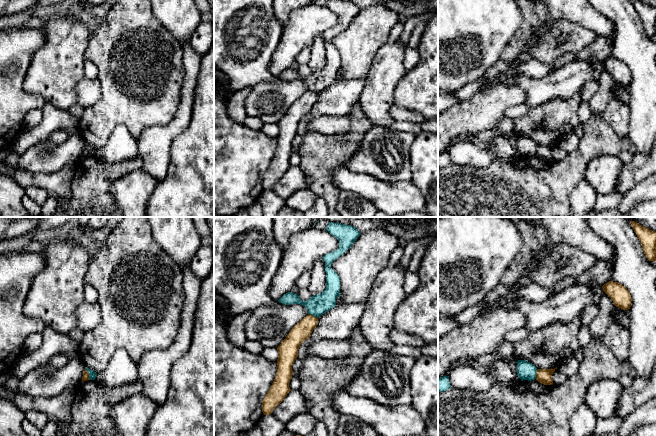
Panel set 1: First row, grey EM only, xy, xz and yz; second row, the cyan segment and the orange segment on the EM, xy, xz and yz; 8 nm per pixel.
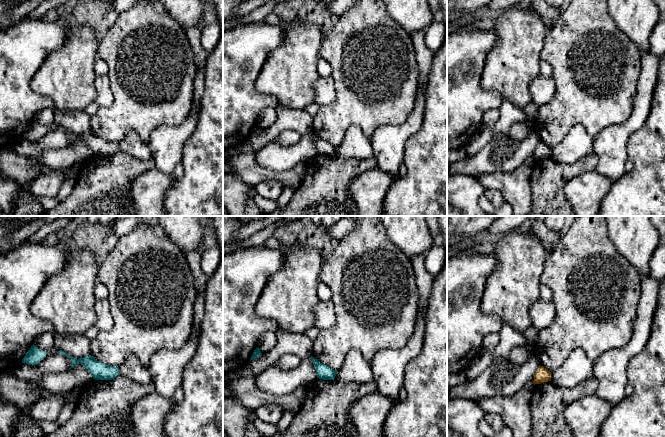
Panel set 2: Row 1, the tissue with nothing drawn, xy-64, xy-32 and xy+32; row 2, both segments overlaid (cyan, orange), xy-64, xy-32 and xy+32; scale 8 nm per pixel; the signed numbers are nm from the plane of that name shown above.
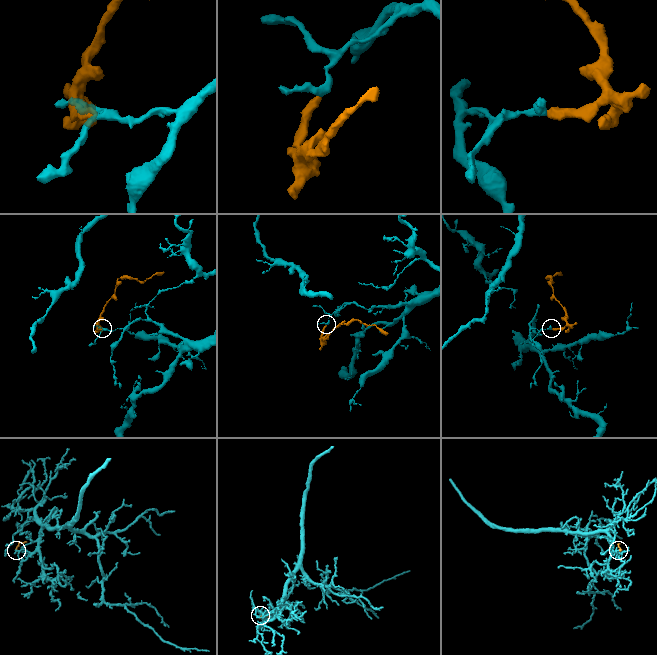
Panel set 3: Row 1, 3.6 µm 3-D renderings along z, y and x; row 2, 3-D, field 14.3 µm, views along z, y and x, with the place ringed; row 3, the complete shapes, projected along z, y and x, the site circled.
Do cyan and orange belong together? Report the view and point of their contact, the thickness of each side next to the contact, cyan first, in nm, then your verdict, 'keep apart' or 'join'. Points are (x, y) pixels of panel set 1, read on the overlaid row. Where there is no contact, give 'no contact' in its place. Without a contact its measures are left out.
meets cyan in xy at (89, 374); 60 nm thick on the cyan side, 60 nm on the other; keep apart

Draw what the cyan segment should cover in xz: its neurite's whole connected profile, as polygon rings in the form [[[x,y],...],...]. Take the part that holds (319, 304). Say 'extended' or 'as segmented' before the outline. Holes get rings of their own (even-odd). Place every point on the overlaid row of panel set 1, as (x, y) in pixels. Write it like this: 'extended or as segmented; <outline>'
as segmented; [[[329,222],[326,228],[331,235],[339,241],[339,248],[331,253],[325,254],[322,258],[325,262],[326,288],[317,295],[312,296],[309,300],[302,301],[297,294],[288,292],[279,300],[279,303],[290,305],[304,305],[308,314],[319,318],[322,314],[336,306],[336,299],[340,295],[340,278],[331,268],[331,264],[338,257],[343,255],[361,235],[360,232],[351,225]]]

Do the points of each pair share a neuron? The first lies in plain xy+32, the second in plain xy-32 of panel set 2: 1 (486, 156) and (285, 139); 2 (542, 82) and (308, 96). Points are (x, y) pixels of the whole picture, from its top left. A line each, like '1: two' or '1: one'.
1: two
2: two

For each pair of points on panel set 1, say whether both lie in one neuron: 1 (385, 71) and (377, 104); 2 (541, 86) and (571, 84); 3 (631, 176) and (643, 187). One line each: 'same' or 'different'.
1: same
2: same
3: different

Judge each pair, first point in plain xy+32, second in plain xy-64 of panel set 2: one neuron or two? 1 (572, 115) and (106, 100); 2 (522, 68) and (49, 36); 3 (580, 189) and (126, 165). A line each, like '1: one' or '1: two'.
1: two
2: two
3: two

